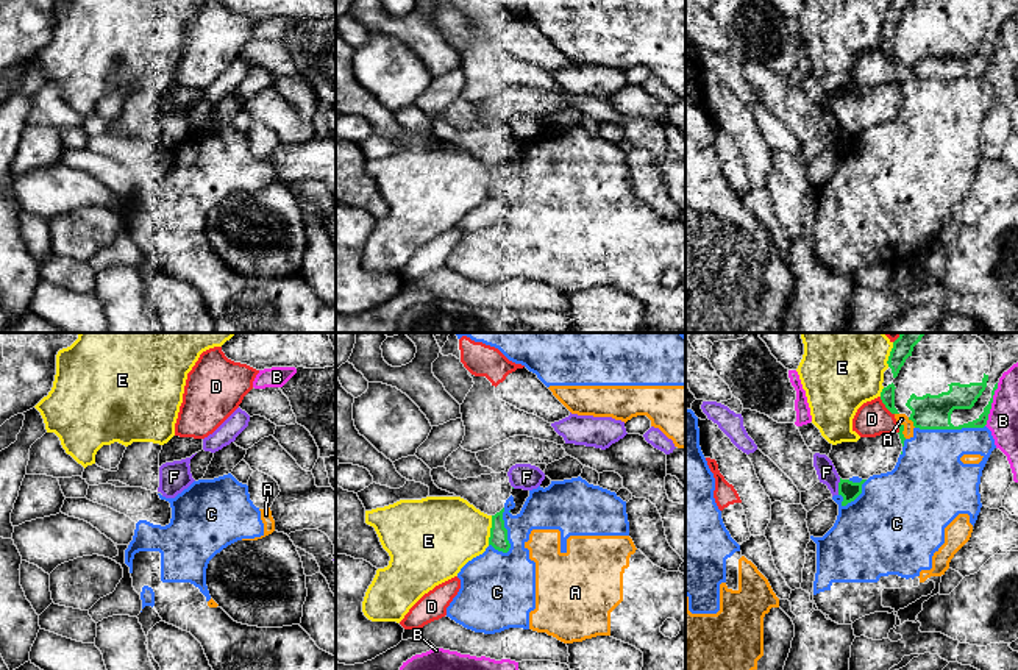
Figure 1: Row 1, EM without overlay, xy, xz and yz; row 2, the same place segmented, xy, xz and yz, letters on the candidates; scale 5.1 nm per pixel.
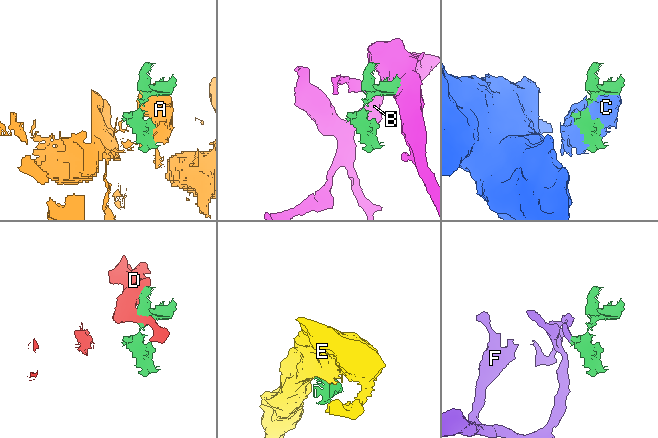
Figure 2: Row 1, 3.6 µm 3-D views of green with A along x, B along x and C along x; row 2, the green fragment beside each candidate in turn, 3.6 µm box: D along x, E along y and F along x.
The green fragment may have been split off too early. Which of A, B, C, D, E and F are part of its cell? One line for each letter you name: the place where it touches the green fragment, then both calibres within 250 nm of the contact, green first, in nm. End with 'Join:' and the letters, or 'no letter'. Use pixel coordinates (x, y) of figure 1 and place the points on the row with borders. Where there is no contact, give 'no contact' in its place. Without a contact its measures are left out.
Join: no letter

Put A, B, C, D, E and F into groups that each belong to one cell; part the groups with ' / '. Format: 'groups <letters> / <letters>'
groups A C / B / D / E / F

